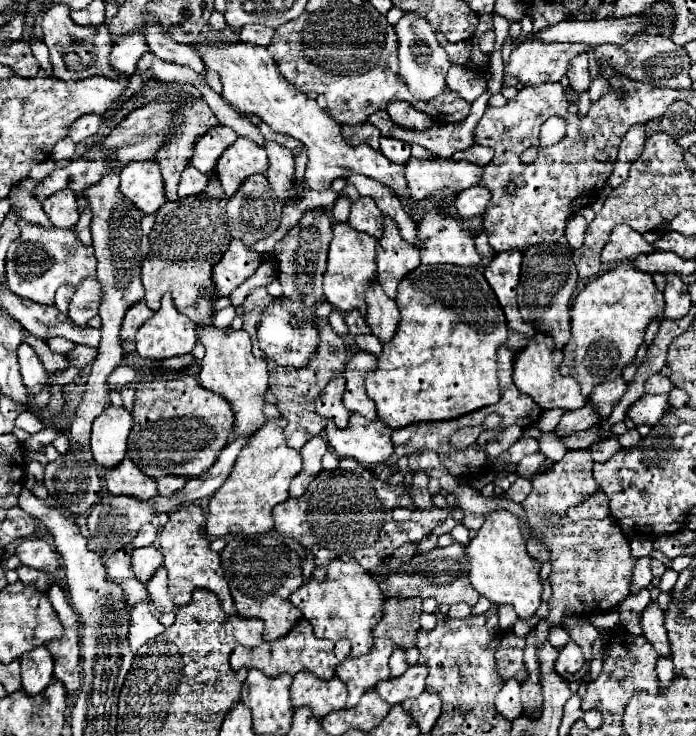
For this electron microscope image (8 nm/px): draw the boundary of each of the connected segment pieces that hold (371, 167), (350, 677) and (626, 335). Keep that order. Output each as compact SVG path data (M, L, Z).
M210 40L196 44L206 70L214 70L222 80L222 98L232 104L236 110L244 114L260 116L274 132L284 132L296 140L300 140L308 150L308 168L306 168L306 184L310 190L326 190L336 178L346 176L346 172L360 172L370 176L400 196L404 210L410 214L410 208L416 204L408 196L404 166L390 162L382 152L372 150L368 144L360 144L358 148L350 148L340 136L340 128L336 122L318 108L316 100L308 98L302 92L296 92L294 86L280 76L274 58L266 48L244 42L228 42L228 40Z
M376 638L372 650L366 656L352 658L348 656L340 668L336 668L336 676L344 680L348 686L348 702L346 708L352 708L358 704L360 696L376 686L380 680L390 678L390 668L388 668L388 658L394 652L396 644L388 638Z
M626 262L600 274L588 282L572 302L572 336L562 348L564 358L560 364L560 374L572 376L580 384L582 394L590 396L594 386L622 374L628 358L636 356L648 322L654 316L662 316L662 308L664 298L652 282L652 274L640 272Z

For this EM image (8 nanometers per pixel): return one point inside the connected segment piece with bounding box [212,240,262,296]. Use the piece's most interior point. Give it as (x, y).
(239, 262)

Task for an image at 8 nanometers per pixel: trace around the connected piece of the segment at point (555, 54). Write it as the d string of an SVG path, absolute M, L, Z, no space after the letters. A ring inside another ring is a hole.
M528 40L512 50L504 72L506 76L514 76L522 86L558 82L566 74L570 58L588 50L590 46L586 44L542 44Z

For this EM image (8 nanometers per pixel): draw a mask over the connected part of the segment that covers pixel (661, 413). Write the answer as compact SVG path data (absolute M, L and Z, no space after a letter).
M644 394L630 410L628 410L628 416L632 418L632 422L636 426L640 424L648 424L648 426L654 426L658 424L660 418L664 418L670 410L670 404L668 404L668 394L658 394L658 396L652 396L652 394Z

